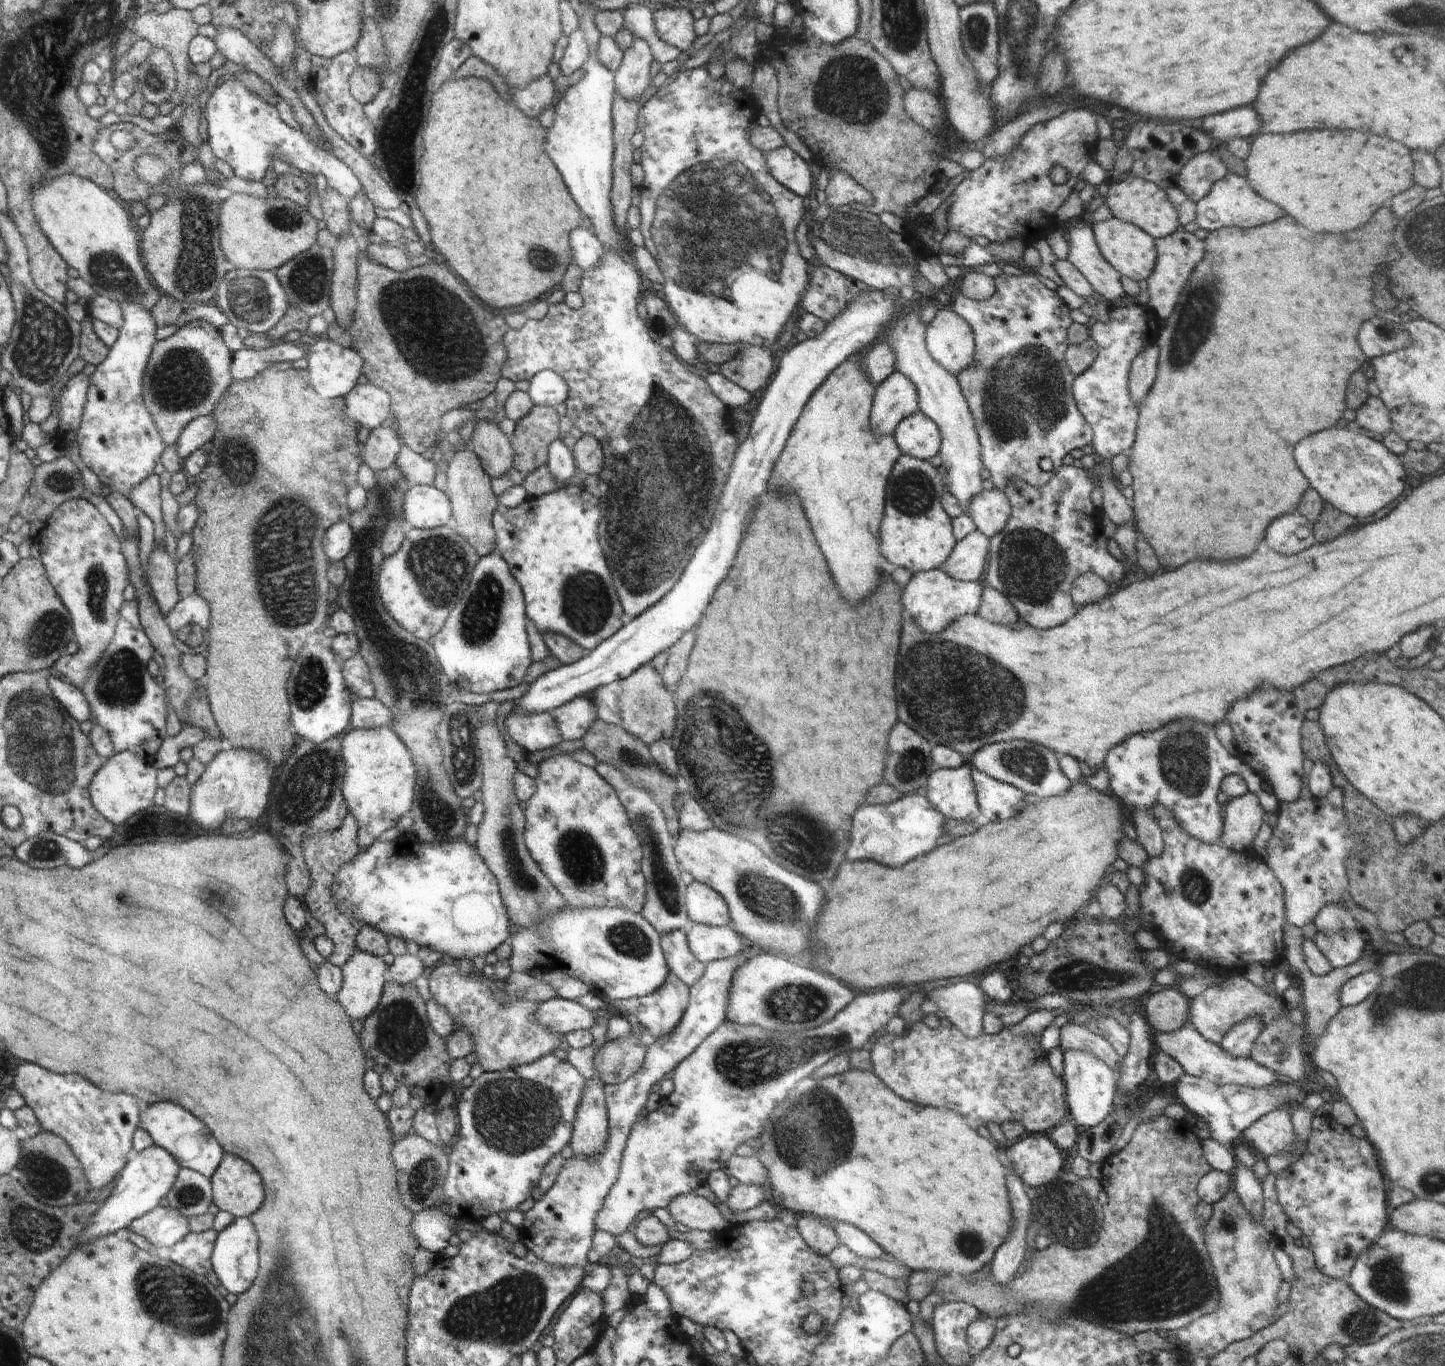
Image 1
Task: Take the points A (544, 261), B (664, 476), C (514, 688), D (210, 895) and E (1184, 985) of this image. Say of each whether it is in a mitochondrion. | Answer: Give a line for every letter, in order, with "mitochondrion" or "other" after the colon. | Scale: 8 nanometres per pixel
A: mitochondrion
B: mitochondrion
C: other
D: mitochondrion
E: other

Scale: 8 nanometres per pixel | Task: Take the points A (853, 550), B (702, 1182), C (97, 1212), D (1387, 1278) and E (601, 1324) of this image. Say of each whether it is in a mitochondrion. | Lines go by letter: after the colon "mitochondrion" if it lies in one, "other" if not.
A: other
B: other
C: other
D: mitochondrion
E: other

